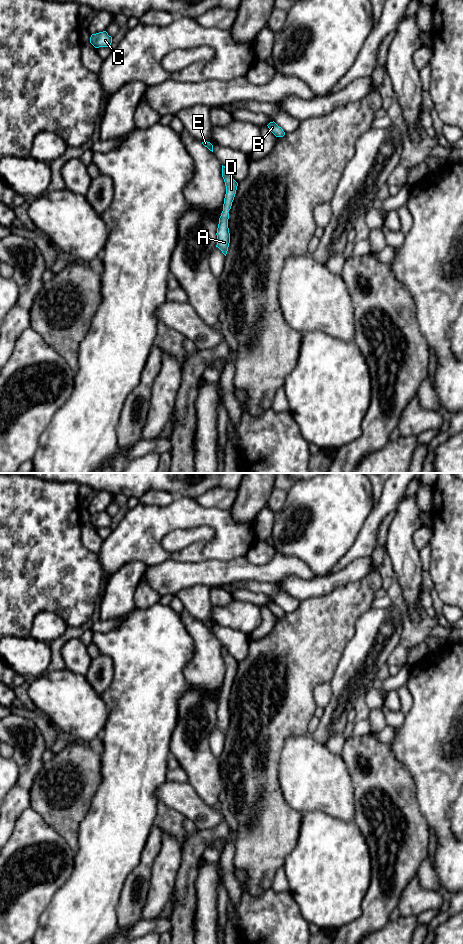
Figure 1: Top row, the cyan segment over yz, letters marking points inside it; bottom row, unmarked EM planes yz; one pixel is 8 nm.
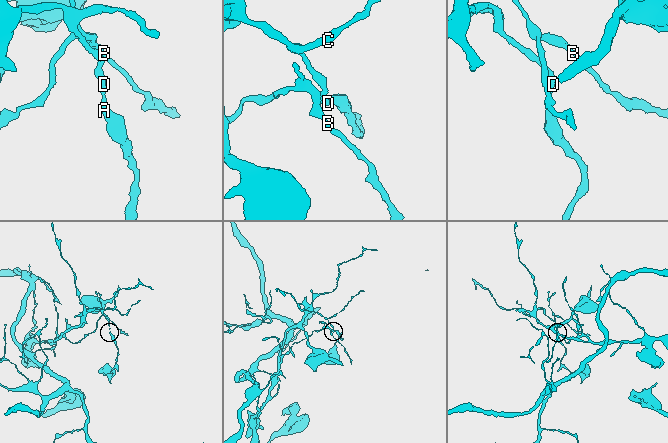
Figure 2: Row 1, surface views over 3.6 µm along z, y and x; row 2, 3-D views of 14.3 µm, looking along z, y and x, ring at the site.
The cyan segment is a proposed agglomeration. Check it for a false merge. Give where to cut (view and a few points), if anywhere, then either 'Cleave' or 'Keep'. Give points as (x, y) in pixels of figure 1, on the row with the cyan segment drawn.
No split. Keep

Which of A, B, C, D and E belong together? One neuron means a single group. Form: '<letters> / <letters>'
A B C D E

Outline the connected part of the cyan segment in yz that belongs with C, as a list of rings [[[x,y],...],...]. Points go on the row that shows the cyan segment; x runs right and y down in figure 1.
[[[106,31],[92,34],[90,37],[90,43],[95,47],[109,47],[112,43],[112,37],[108,35]]]

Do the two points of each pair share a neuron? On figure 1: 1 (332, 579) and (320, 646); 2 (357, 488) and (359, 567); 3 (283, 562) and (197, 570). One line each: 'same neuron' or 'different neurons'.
1: different neurons
2: different neurons
3: same neuron

